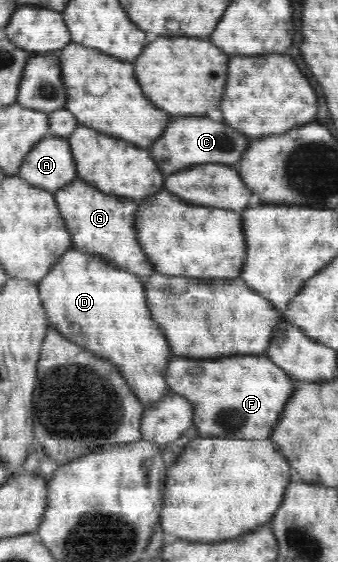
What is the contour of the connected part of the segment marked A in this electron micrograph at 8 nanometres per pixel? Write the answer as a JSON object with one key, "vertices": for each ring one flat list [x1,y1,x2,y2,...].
{"vertices":[[48,135,25,156,17,174,37,188,55,192,78,179,69,140]]}

